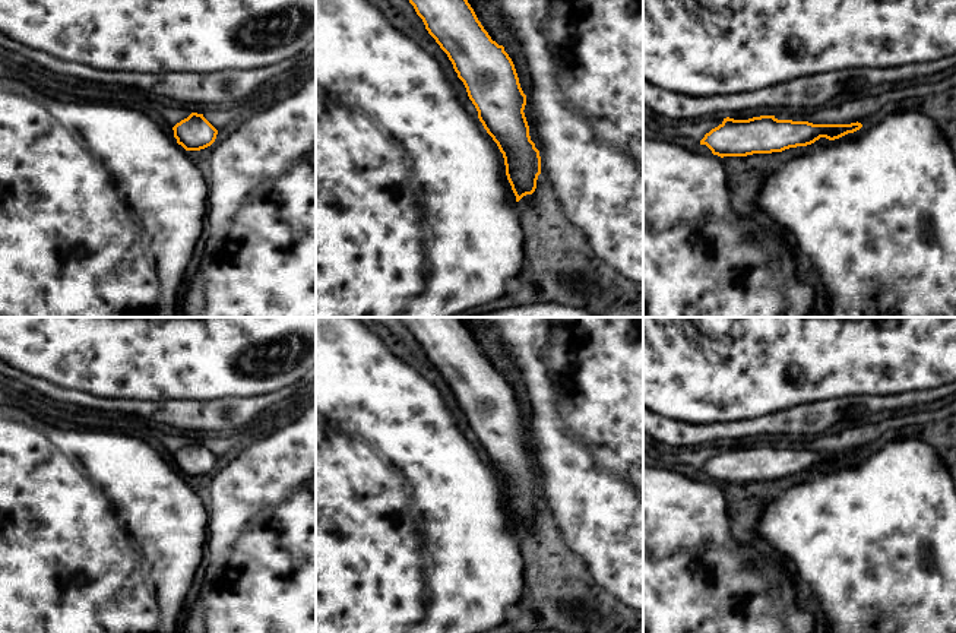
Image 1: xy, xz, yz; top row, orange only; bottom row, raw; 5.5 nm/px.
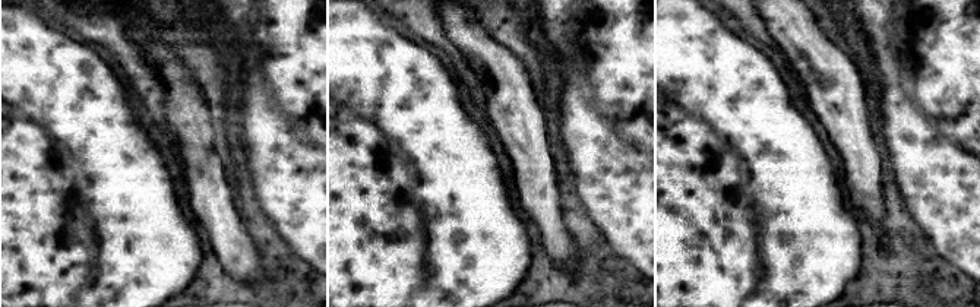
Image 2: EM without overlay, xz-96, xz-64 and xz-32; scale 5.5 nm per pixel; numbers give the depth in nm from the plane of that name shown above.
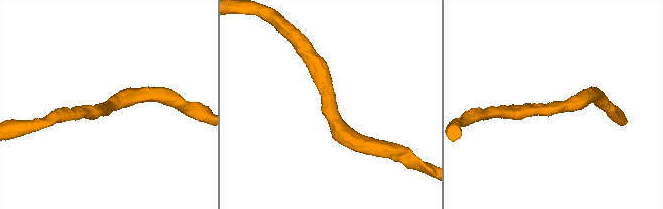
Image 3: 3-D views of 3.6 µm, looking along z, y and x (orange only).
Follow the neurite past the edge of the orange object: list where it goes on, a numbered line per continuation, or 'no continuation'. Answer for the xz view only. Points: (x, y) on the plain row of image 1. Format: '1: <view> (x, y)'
1: xz (412, 531)

